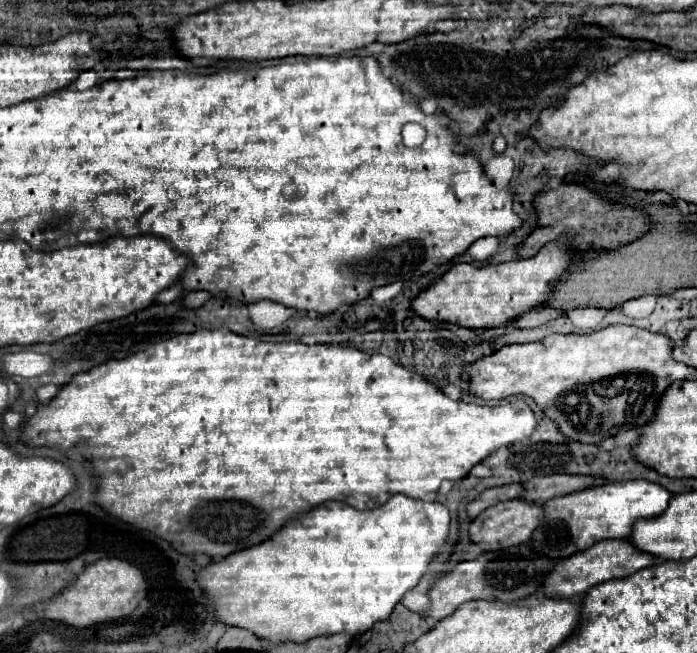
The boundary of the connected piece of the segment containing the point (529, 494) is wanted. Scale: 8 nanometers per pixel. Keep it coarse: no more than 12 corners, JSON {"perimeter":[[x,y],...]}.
{"perimeter":[[550,474],[524,484],[522,498],[546,502],[590,486],[606,478],[578,474]]}

